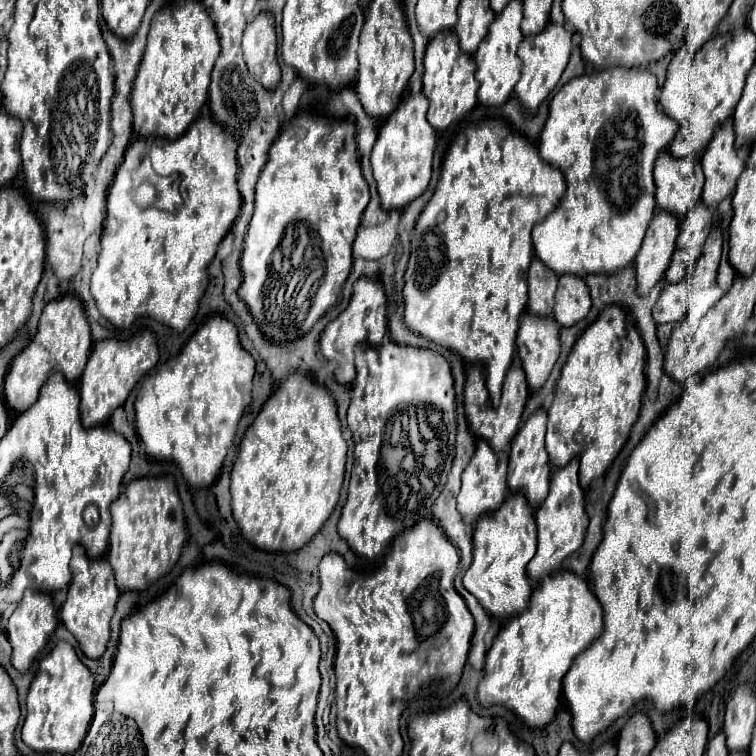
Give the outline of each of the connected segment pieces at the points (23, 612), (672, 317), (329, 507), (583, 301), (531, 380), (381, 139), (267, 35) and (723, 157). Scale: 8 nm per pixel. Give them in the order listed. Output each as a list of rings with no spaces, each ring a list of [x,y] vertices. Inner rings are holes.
[[[29,590],[24,594],[23,600],[19,602],[17,610],[11,614],[9,624],[7,624],[7,638],[13,646],[11,664],[17,672],[27,672],[31,668],[31,662],[45,648],[45,644],[47,644],[49,636],[55,632],[57,624],[59,624],[57,610],[55,610],[55,604],[53,604],[50,594],[39,590]]]
[[[667,284],[653,308],[653,320],[657,324],[663,322],[677,322],[687,312],[687,292],[689,284]]]
[[[289,374],[247,428],[231,470],[231,506],[241,536],[255,548],[267,552],[301,550],[321,530],[337,506],[345,480],[345,462],[347,442],[341,434],[335,400],[325,386],[315,384],[305,374]]]
[[[561,276],[553,308],[555,322],[561,326],[573,326],[587,316],[589,308],[591,296],[585,280],[577,276]]]
[[[525,312],[519,322],[517,352],[529,388],[533,392],[541,390],[561,352],[559,326],[551,318],[537,318]]]
[[[423,92],[409,94],[399,108],[383,122],[377,142],[373,146],[371,164],[373,178],[377,182],[377,192],[381,198],[381,208],[401,210],[419,198],[431,180],[431,164],[435,152],[435,128],[427,122],[427,98]]]
[[[259,14],[247,24],[243,34],[243,52],[251,76],[267,90],[275,90],[281,80],[277,62],[277,34],[271,14]]]
[[[715,130],[713,140],[703,154],[703,204],[707,208],[715,208],[725,196],[735,190],[737,178],[745,168],[745,162],[739,158],[733,146],[733,140],[733,130]]]

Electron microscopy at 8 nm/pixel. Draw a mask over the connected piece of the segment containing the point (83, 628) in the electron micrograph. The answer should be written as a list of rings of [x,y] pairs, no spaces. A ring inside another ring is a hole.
[[[75,546],[73,550],[73,560],[71,560],[71,570],[73,570],[73,580],[69,586],[69,594],[67,600],[61,608],[61,622],[65,624],[65,628],[77,638],[83,654],[87,658],[101,658],[107,642],[109,642],[109,622],[119,598],[119,588],[115,584],[115,576],[113,570],[109,566],[109,562],[105,558],[99,560],[89,560],[85,550],[81,546]]]

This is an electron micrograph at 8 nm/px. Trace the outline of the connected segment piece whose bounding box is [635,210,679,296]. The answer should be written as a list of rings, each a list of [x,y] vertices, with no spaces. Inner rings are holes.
[[[659,210],[651,220],[651,226],[643,238],[643,246],[635,258],[639,296],[647,296],[649,290],[653,290],[653,286],[663,278],[675,252],[677,232],[679,220],[673,214],[663,214]]]

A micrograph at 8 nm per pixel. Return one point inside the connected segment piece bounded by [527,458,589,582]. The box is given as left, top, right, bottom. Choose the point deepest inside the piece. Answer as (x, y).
(561, 520)

